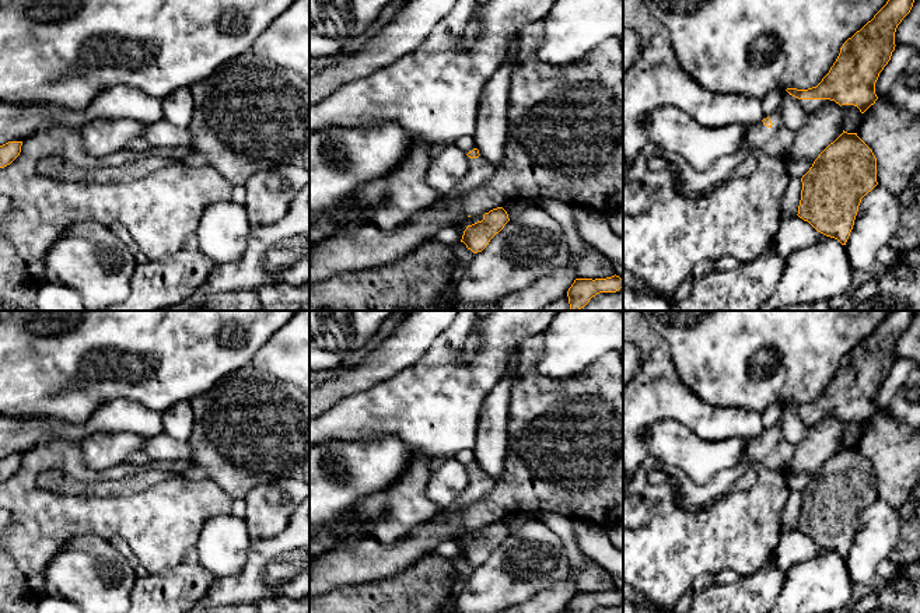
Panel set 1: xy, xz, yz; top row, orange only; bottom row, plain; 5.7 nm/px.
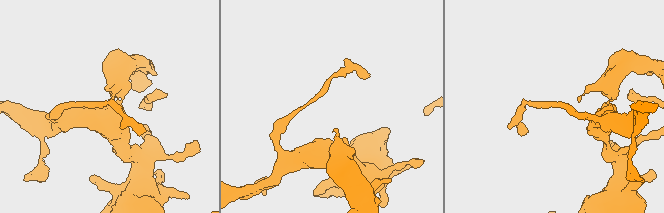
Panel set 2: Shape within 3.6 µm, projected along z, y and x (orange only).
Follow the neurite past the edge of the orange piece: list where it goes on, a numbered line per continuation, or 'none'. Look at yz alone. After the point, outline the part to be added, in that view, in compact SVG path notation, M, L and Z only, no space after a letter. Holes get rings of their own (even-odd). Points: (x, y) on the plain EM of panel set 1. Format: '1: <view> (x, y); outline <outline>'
1: yz (808, 419); outline M800 413L802 423L808 427L812 427L819 420L822 420L825 416L830 416L830 413Z

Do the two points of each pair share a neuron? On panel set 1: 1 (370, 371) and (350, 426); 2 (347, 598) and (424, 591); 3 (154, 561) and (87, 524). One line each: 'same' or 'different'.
1: different
2: same
3: same

